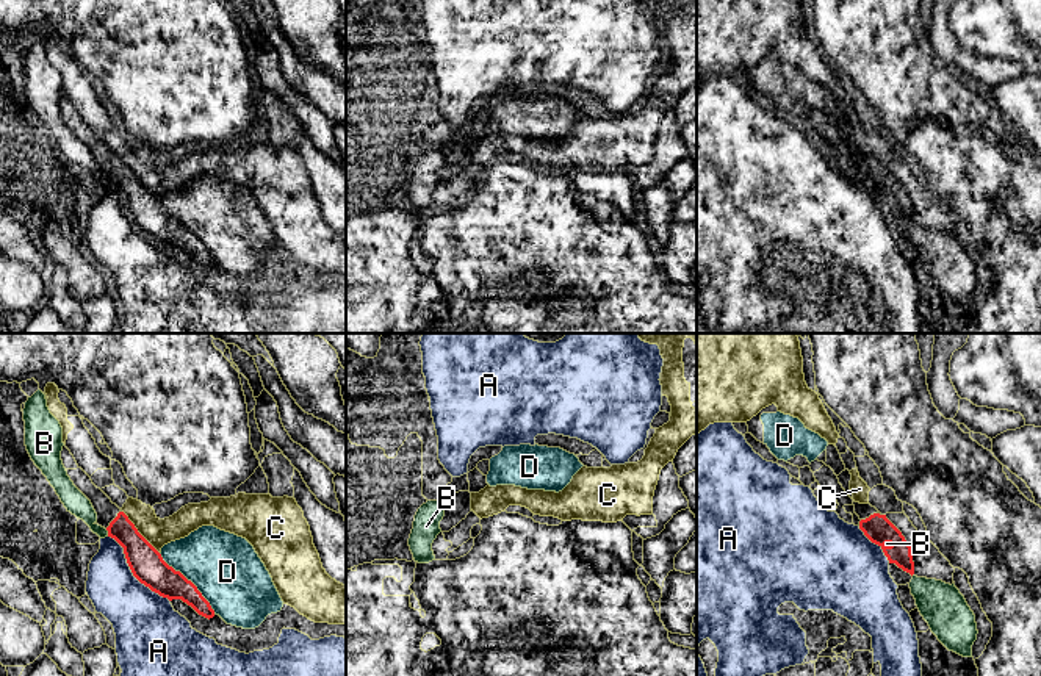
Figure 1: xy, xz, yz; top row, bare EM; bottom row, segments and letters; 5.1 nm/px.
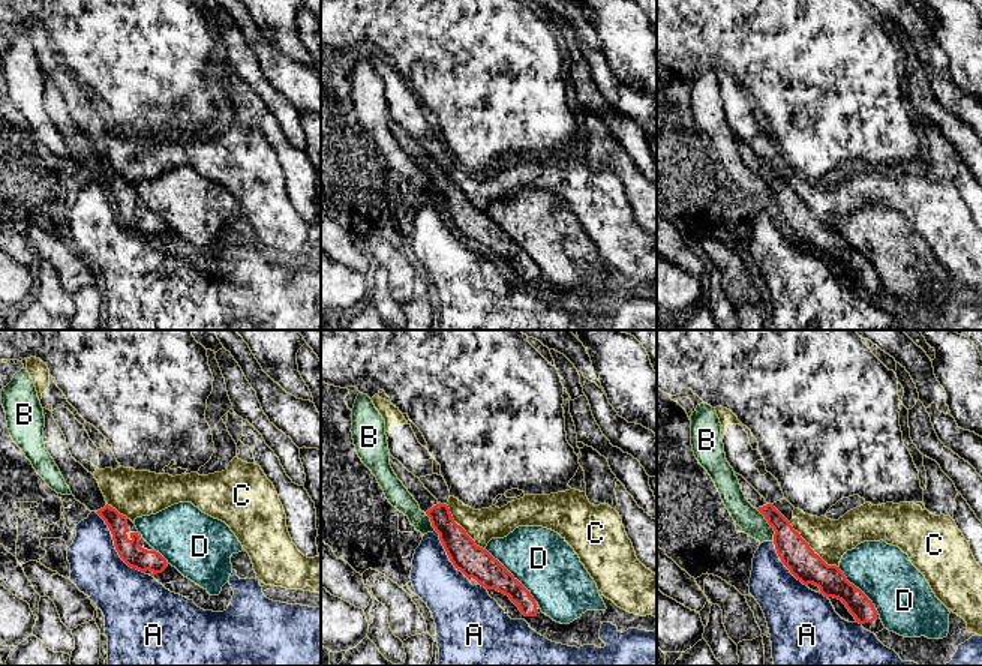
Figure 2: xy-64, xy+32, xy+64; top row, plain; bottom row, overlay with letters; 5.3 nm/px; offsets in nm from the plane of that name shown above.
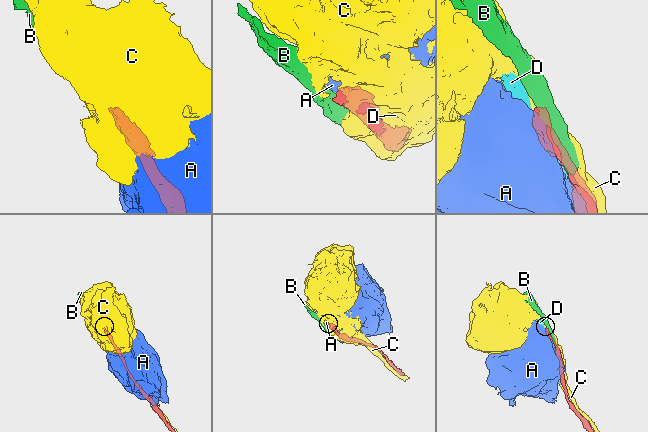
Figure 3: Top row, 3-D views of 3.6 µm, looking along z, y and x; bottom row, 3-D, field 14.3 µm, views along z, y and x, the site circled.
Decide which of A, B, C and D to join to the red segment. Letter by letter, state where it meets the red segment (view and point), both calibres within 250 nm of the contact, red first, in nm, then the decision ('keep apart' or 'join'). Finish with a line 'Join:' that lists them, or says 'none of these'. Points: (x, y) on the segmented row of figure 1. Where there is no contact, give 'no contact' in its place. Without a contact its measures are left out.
A: meets red in xy at (132, 571); 170 nm thick on the red side, 300 nm on the other; keep apart
B: meets red in xy at (108, 532); 170 nm thick on the red side, 120 nm on the other; keep apart
C: meets red in xy at (138, 532); 170 nm thick on the red side, 140 nm on the other; keep apart
D: meets red in xy at (190, 581); 170 nm thick on the red side, 360 nm on the other; keep apart
Join: none of these

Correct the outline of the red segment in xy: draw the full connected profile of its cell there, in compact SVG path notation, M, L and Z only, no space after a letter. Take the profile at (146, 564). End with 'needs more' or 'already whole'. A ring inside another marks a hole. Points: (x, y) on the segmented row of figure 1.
M66 444L61 451L61 460L74 485L91 501L97 513L97 524L105 527L108 537L124 548L133 576L160 596L169 601L182 599L199 615L213 618L214 610L197 587L163 560L161 554L138 532L128 516L92 484Z; needs more

